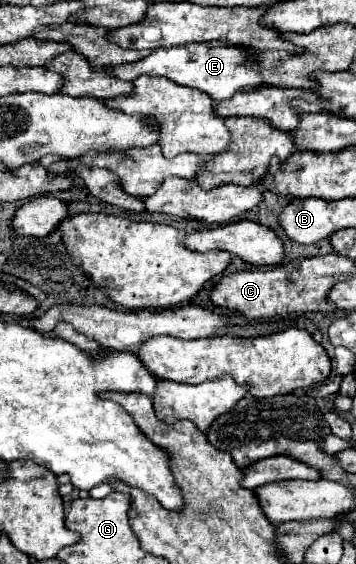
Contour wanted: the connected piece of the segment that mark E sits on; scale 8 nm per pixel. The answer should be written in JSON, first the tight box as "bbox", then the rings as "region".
{"bbox":[108,41,264,101],"region":[[[204,41],[204,43],[188,43],[188,45],[180,45],[180,47],[156,49],[140,61],[116,65],[108,71],[122,81],[134,81],[140,75],[162,75],[162,77],[176,81],[178,85],[200,89],[206,95],[210,95],[214,101],[230,99],[236,91],[242,91],[246,87],[258,87],[264,83],[258,67],[254,63],[250,63],[244,49],[230,47],[220,41]]]}

